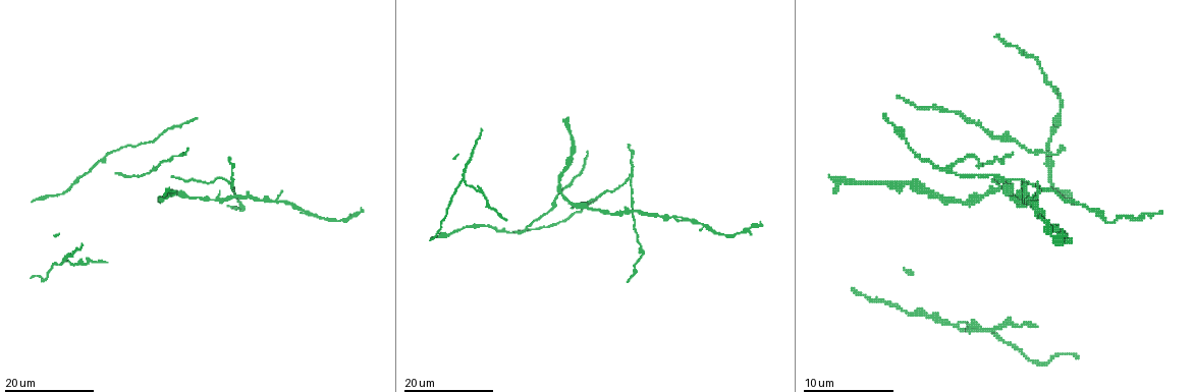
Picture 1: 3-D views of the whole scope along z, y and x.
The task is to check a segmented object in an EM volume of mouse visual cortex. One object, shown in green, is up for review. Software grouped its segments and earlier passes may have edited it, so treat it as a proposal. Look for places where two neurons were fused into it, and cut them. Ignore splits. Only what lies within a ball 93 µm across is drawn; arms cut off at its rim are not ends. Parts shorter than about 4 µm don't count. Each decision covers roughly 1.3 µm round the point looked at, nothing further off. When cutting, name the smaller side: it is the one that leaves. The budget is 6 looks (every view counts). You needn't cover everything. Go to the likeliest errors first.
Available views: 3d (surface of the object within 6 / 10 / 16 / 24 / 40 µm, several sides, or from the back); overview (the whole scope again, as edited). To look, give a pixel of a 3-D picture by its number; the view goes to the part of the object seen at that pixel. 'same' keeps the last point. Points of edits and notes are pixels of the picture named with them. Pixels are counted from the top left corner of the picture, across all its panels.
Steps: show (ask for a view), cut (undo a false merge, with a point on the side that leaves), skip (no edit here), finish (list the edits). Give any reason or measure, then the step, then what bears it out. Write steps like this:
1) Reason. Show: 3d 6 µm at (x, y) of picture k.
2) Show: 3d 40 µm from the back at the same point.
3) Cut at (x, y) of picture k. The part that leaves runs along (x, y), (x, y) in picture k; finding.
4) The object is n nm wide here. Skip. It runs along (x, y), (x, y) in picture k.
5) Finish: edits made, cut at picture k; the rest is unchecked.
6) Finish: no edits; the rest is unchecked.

Three-way junction. Show: 3d 16 µm at (953, 324) of picture 1.

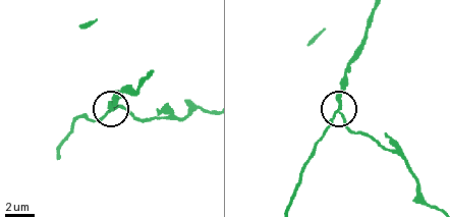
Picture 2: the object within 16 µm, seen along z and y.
Closer look. Show: 3d 6 µm at (108, 113) of picture 2.

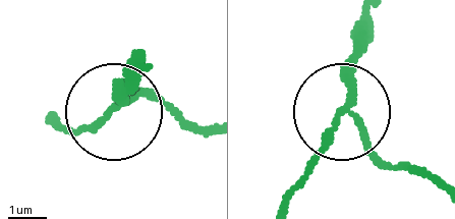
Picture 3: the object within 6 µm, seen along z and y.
The side arm is 14 µm long. Cut at (83, 127) of picture 3. The part that leaves runs along (111, 111), (88, 130), (52, 120) in picture 3; a second neuron is stuck on.

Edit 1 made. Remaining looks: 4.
Arms part here. Show: 3d 16 µm at (949, 169) of picture 1.

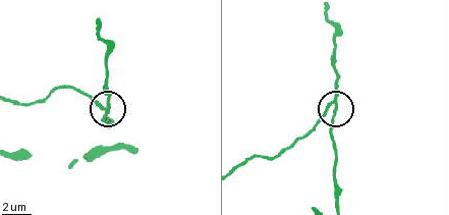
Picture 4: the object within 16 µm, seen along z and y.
Show: 3d 10 µm at (336, 106) of picture 4.

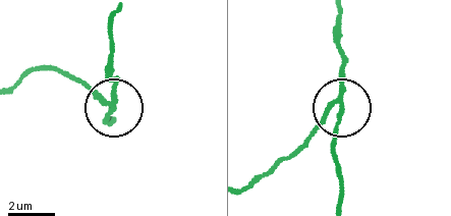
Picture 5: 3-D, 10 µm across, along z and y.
Skip. One neuron here.

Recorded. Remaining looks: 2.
Branch point. Show: 3d 16 µm at (634, 215) of picture 1.

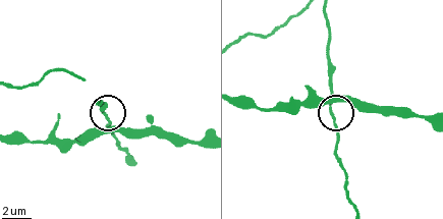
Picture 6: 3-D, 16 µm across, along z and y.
Show: 3d 10 µm at (332, 110) of picture 6.

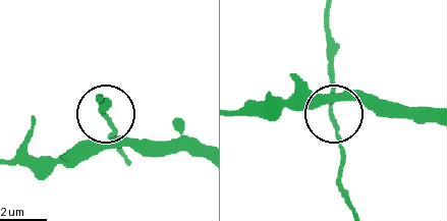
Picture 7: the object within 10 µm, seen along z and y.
The object is 120 nm wide here. Skip. It runs along (326, 16), (332, 116), (343, 161) in picture 7; all the same neuron.

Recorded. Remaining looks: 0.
Finish: edits made, cut at picture 3; the rest is unchecked.

